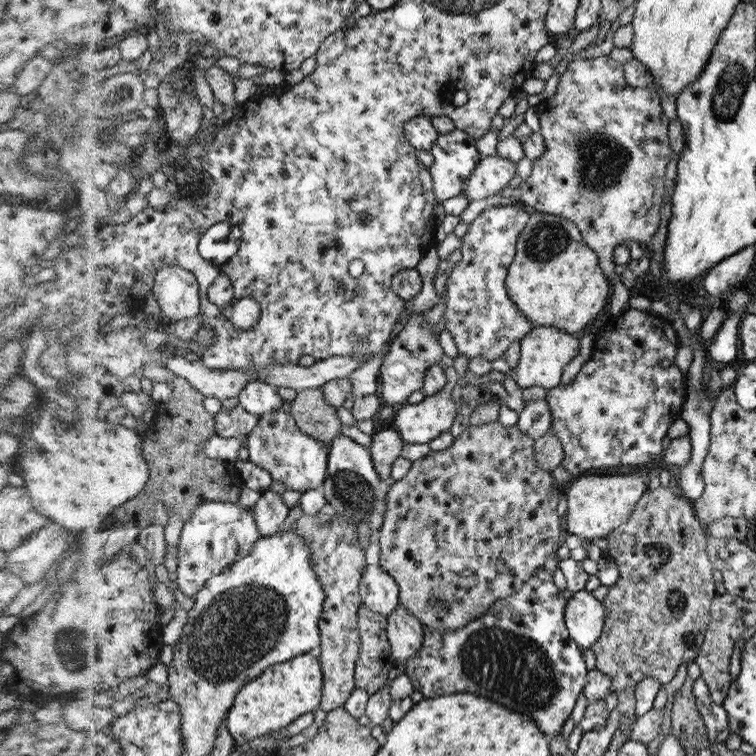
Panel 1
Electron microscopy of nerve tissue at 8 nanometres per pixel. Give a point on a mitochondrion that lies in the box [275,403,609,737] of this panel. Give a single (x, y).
(520, 670)

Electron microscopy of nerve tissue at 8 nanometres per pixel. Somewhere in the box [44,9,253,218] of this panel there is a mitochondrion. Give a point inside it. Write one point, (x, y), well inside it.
(112, 97)

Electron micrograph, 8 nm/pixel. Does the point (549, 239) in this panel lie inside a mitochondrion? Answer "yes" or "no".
yes

